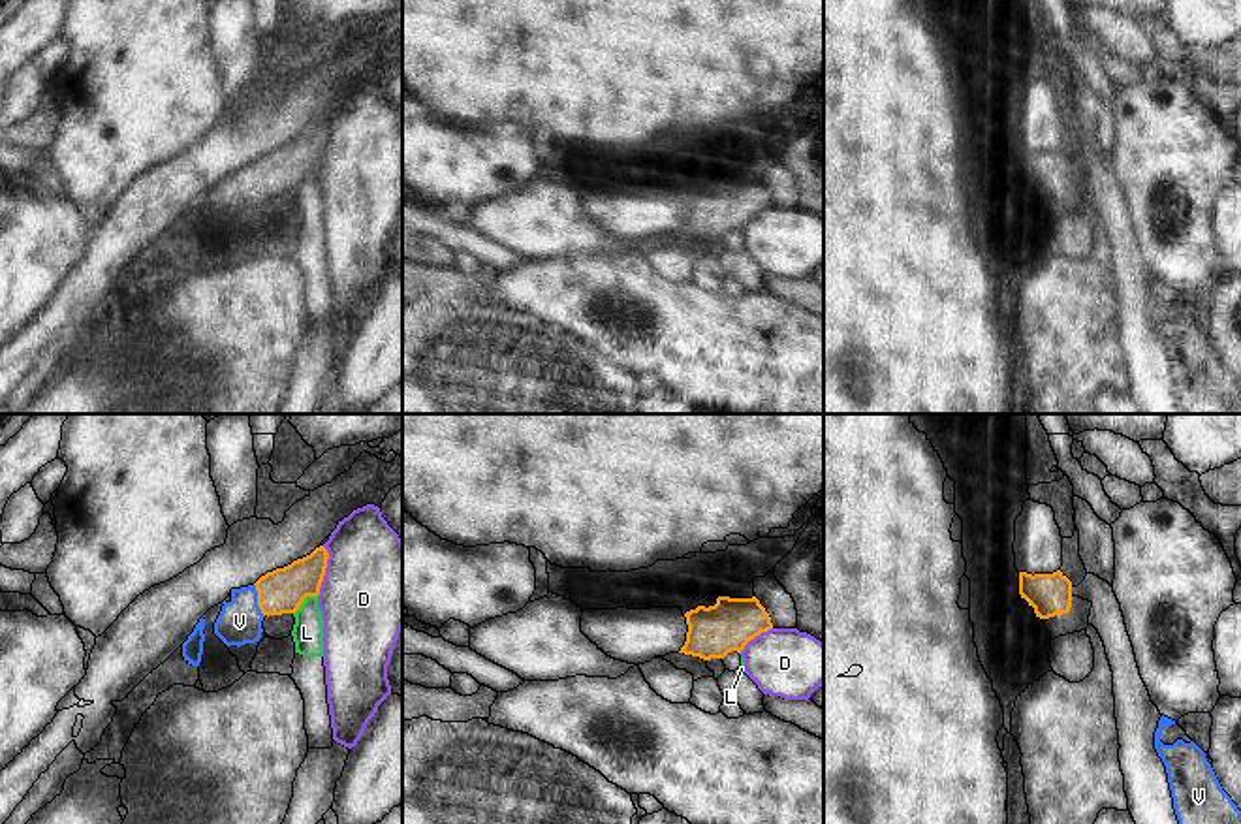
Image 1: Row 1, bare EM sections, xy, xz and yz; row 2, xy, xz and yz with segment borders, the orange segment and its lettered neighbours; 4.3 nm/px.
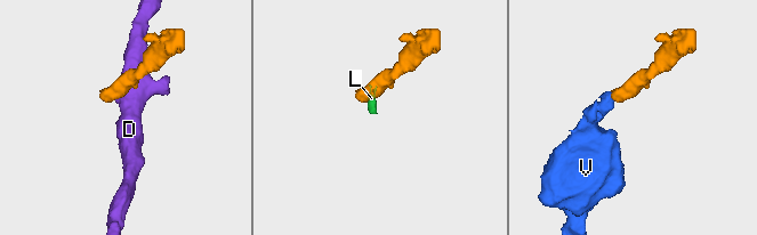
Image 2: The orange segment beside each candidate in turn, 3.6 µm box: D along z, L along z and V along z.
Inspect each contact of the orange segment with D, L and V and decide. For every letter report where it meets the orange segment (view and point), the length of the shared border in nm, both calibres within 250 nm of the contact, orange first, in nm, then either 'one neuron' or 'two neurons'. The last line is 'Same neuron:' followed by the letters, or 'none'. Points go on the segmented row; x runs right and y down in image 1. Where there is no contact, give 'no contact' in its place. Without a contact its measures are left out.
D: contact xy (324, 570); length 220 nm; calibres 190 and 440 nm; two neurons
L: contact xy (303, 601); length 130 nm; calibres 190 and 130 nm; two neurons
V: contact xy (258, 599); length 140 nm; calibres 190 and 190 nm; one neuron
Same neuron: V

